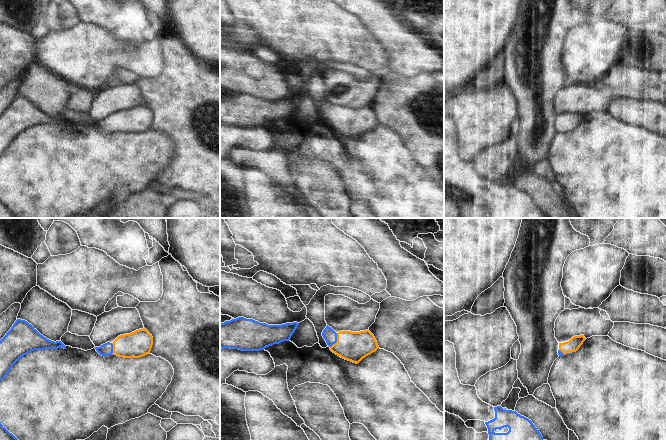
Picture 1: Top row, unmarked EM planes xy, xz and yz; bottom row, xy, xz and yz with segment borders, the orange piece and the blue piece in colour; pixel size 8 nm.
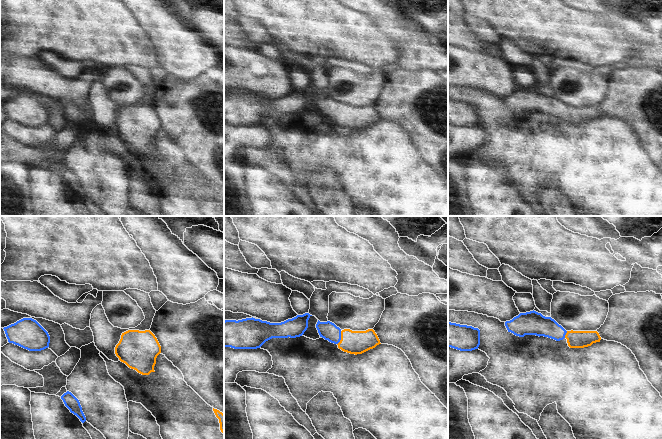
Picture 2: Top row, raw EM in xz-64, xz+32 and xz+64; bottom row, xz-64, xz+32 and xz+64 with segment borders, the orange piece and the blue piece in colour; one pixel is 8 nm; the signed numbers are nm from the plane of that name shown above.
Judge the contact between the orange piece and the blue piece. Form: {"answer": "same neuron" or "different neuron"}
{"answer": "same neuron"}

